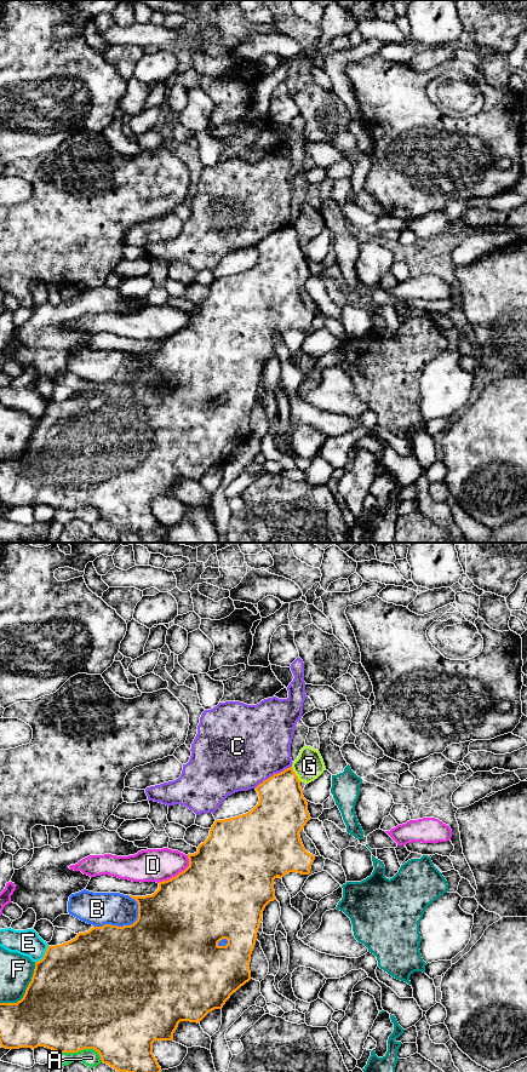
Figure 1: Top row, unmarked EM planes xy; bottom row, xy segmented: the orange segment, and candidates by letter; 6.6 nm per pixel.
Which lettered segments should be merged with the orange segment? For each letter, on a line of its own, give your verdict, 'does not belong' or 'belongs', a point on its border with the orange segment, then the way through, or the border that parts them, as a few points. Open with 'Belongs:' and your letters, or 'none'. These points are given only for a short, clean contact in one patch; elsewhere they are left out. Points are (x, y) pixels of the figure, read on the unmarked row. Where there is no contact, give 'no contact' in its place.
Belongs: none
A: does not belong; meets orange in xy at (81, 506)
B: does not belong; meets orange in xy at (124, 383)
C: does not belong; meets orange in xy at (274, 231)
D: does not belong; meets orange in xy at (178, 331)
E: does not belong; meets orange in xy at (45, 412)
F: does not belong; meets orange in xy at (26, 448)
G: does not belong; meets orange in xy at (294, 231); border along xy (291, 224), (299, 239)

